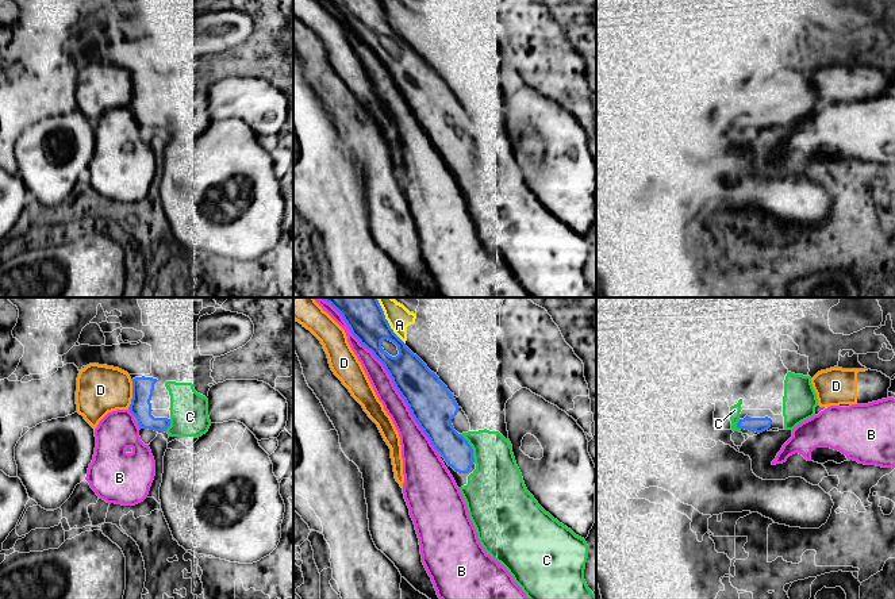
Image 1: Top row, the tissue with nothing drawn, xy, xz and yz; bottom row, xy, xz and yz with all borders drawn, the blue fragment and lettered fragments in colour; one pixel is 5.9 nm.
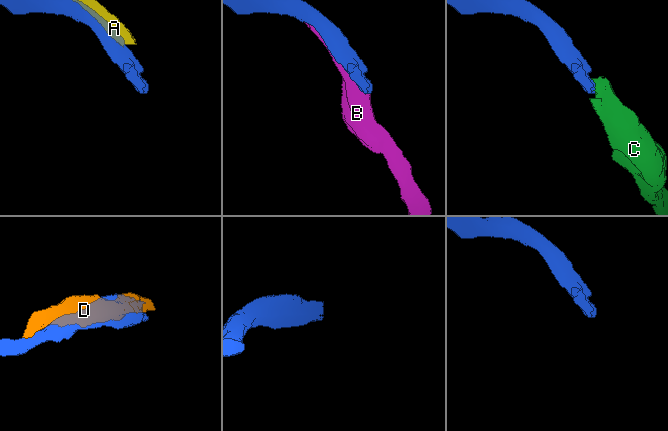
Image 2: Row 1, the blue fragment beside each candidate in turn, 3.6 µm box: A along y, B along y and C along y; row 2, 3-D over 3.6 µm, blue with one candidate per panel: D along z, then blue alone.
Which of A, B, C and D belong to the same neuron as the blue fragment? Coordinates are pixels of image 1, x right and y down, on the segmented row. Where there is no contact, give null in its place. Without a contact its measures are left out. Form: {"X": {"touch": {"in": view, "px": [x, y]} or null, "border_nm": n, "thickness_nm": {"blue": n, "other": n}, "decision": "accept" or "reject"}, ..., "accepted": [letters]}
{"A": {"touch": {"in": "xz", "px": [387, 321]}, "border_nm": 320, "thickness_nm": {"blue": 260, "other": 140}, "decision": "reject"}, "B": {"touch": {"in": "xz", "px": [385, 369]}, "border_nm": 1150, "thickness_nm": {"blue": 240, "other": 130}, "decision": "reject"}, "C": {"touch": {"in": "xz", "px": [471, 448]}, "border_nm": 190, "thickness_nm": {"blue": 180, "other": 300}, "decision": "accept"}, "D": {"touch": {"in": "xy", "px": [133, 395]}, "border_nm": 170, "thickness_nm": {"blue": 130, "other": 280}, "decision": "reject"}, "accepted": ["C"]}

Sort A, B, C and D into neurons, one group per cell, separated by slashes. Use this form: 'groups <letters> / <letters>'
groups A / B / C / D

